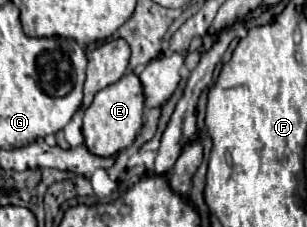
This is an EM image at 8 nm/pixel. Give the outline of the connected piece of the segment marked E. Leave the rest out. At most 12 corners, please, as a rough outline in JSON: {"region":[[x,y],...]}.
{"region":[[127,73],[83,113],[85,147],[111,157],[145,115],[143,83]]}

